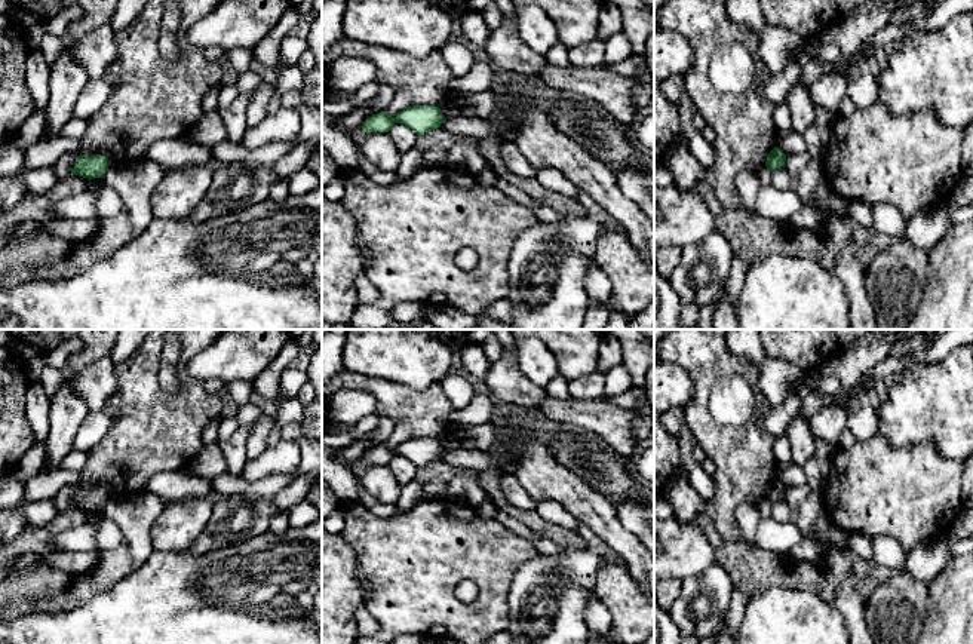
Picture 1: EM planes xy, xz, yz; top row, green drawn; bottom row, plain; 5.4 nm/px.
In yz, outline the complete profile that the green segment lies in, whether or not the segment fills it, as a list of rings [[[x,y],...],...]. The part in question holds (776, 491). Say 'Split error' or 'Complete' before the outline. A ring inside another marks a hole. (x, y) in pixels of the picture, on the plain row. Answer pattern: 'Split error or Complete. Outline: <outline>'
Complete. Outline: [[[774,479],[767,488],[765,499],[771,503],[776,503],[785,500],[785,494],[786,487],[779,479]]]

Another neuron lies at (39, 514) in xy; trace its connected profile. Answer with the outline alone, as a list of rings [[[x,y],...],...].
[[[43,499],[39,502],[19,503],[16,507],[25,516],[28,525],[34,528],[46,527],[58,515],[55,499]]]

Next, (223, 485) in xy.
[[[222,473],[214,478],[212,490],[214,497],[225,497],[231,494],[252,496],[258,494],[267,500],[271,500],[283,487],[289,485],[292,478],[285,475],[274,475],[263,478],[257,482],[248,482],[240,476],[231,476],[228,473]]]

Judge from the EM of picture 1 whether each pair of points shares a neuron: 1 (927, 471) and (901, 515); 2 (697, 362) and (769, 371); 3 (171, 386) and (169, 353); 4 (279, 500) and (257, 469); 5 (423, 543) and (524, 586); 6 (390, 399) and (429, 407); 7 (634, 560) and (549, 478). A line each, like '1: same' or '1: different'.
1: same
2: different
3: same
4: different
5: different
6: same
7: same

